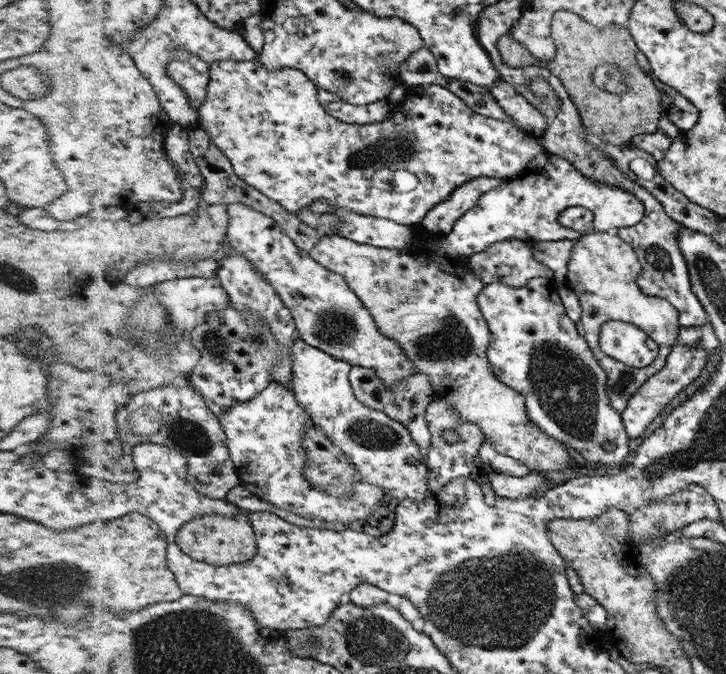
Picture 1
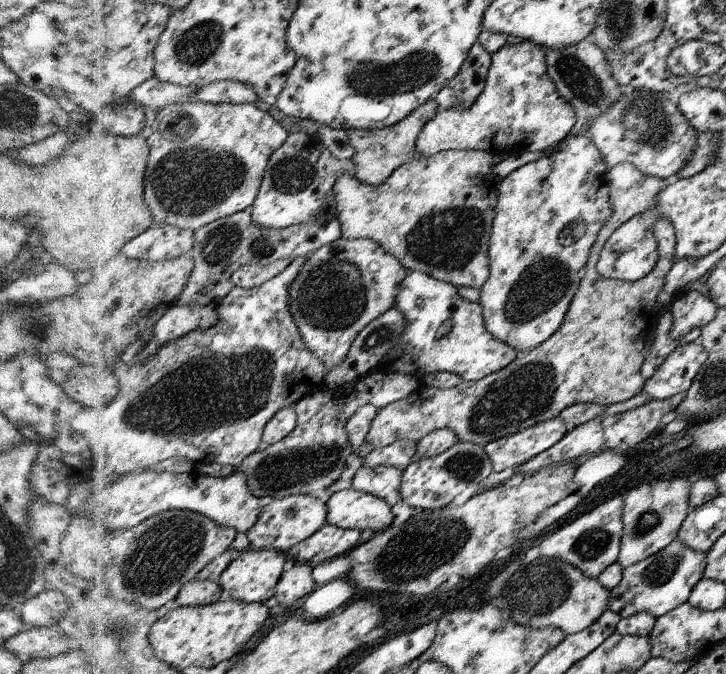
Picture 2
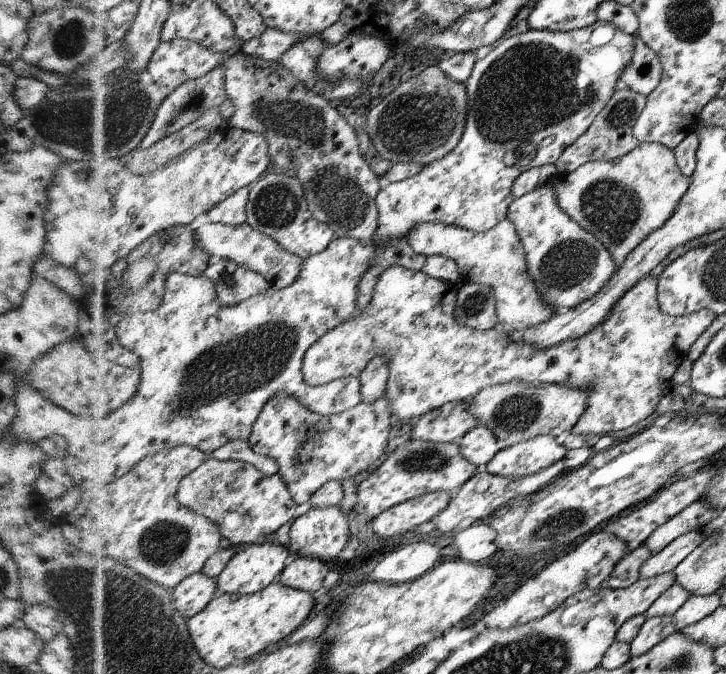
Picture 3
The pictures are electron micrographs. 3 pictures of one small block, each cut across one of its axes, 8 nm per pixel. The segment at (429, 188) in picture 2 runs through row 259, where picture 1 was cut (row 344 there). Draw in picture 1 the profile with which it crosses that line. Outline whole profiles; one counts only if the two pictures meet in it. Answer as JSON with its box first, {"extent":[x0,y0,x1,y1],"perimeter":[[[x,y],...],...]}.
{"extent":[311,224,572,471],"perimeter":[[[417,224],[415,230],[418,232],[415,237],[419,238],[404,249],[369,248],[339,234],[325,235],[311,255],[320,264],[345,277],[346,283],[361,297],[362,303],[373,315],[381,332],[401,346],[401,350],[414,362],[418,373],[430,376],[433,398],[444,400],[462,420],[478,424],[484,437],[500,454],[522,461],[532,471],[556,471],[572,466],[566,446],[534,426],[526,412],[525,397],[509,385],[502,384],[492,374],[488,349],[493,333],[488,329],[477,303],[477,296],[486,285],[482,277],[468,269],[464,263],[466,256],[450,255],[444,249],[433,248],[432,244],[439,239],[439,232],[426,233],[421,224]]]}

